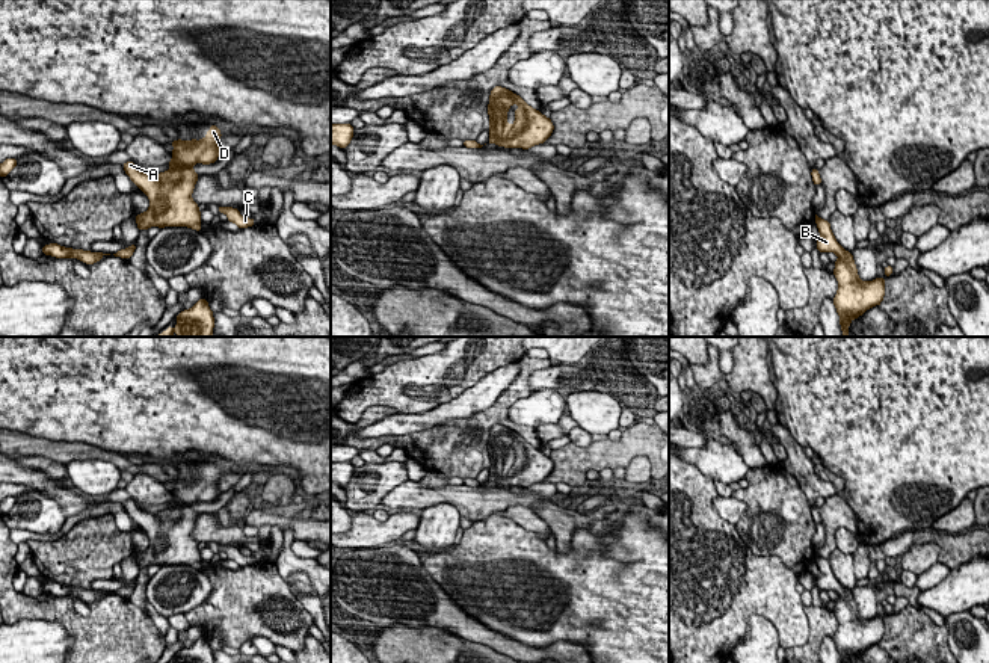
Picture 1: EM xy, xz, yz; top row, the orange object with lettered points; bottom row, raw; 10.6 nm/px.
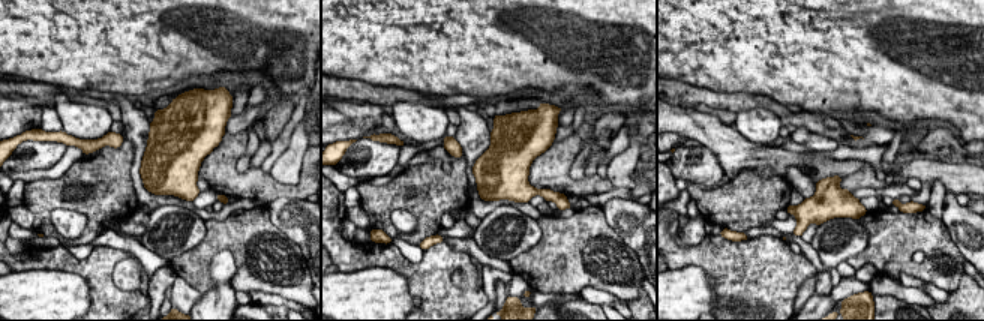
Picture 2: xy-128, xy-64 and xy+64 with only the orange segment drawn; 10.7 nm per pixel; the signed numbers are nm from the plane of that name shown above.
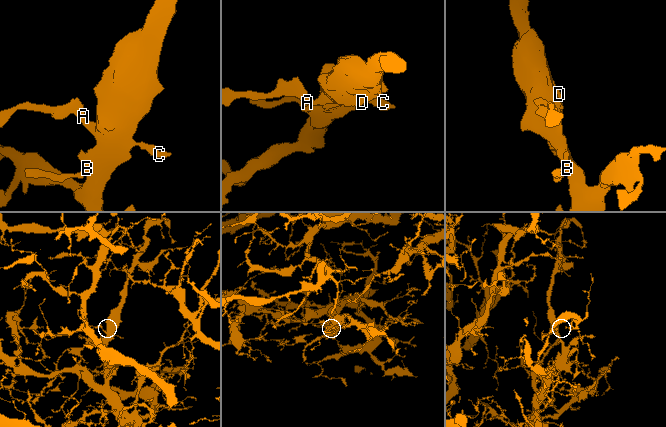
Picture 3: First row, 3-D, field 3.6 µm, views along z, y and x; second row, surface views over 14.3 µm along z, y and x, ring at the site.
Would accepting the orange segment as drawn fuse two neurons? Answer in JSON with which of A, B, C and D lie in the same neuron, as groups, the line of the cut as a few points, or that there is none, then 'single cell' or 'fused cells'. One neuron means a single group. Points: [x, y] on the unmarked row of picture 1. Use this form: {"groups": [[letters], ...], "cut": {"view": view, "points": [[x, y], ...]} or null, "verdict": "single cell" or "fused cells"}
{"groups": [["A", "B", "C", "D"]], "cut": null, "verdict": "single cell"}

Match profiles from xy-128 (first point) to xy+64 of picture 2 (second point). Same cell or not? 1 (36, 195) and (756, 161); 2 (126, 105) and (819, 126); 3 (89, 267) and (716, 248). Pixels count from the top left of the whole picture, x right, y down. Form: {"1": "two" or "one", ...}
{"1": "two", "2": "two", "3": "one"}

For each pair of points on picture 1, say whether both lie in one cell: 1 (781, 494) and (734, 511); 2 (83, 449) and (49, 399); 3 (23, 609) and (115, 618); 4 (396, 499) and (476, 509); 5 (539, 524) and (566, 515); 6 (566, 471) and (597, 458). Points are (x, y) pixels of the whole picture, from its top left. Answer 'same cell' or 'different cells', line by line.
1: different cells
2: different cells
3: same cell
4: same cell
5: different cells
6: same cell

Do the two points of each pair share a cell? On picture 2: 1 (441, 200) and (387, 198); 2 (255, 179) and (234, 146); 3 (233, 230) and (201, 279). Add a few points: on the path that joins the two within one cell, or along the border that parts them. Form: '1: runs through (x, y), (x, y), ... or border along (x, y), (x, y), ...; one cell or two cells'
1: runs through (428, 200), (405, 201), (401, 198); one cell
2: runs through (243, 179), (231, 170), (231, 158); one cell
3: runs through (219, 239), (201, 257), (201, 266); one cell

